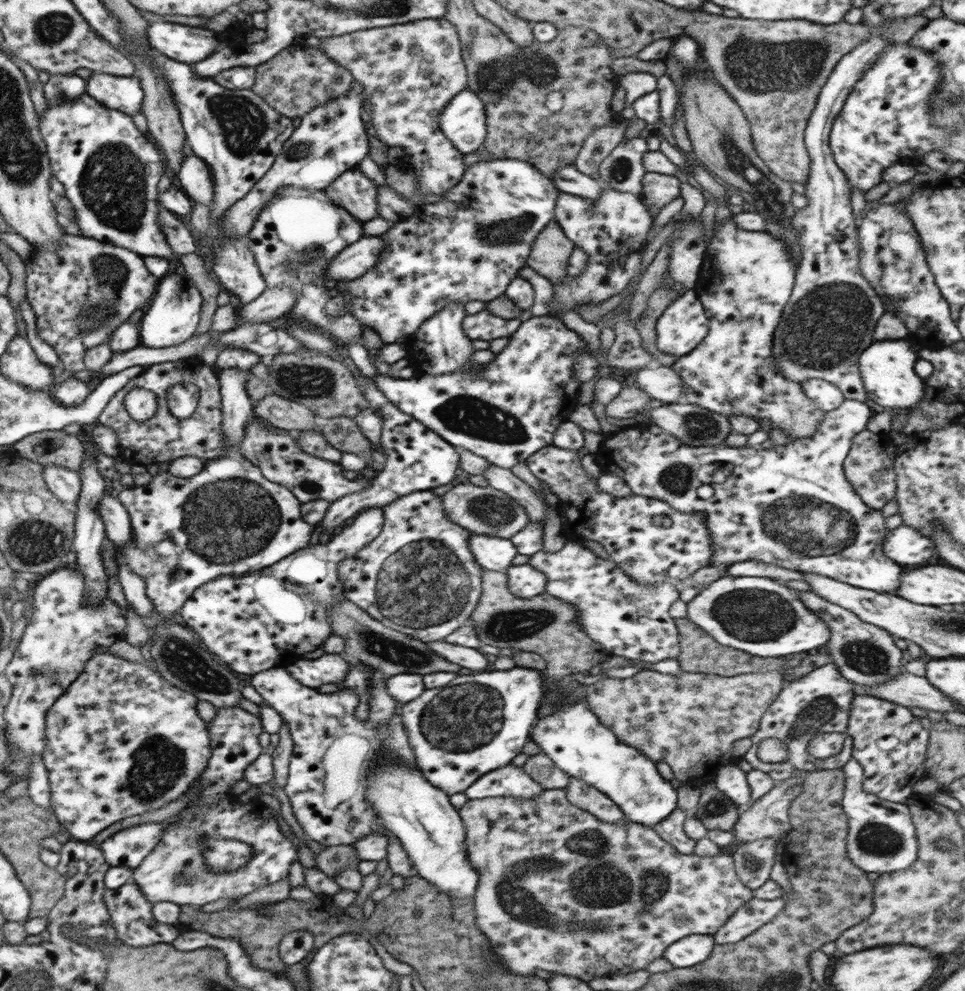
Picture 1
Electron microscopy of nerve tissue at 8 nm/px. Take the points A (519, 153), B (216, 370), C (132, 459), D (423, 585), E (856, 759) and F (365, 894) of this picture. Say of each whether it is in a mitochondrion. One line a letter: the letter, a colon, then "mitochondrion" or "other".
A: other
B: other
C: other
D: mitochondrion
E: other
F: other

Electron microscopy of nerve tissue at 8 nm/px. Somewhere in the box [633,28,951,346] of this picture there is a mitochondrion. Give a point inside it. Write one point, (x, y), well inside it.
(758, 65)

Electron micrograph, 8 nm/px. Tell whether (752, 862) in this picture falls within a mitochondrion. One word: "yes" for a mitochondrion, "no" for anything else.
yes

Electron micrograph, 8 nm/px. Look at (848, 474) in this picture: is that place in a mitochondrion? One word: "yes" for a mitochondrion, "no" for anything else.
no

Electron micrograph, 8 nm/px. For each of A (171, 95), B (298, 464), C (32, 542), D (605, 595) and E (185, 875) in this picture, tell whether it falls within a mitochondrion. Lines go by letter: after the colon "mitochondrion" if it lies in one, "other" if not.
A: other
B: other
C: mitochondrion
D: other
E: mitochondrion

